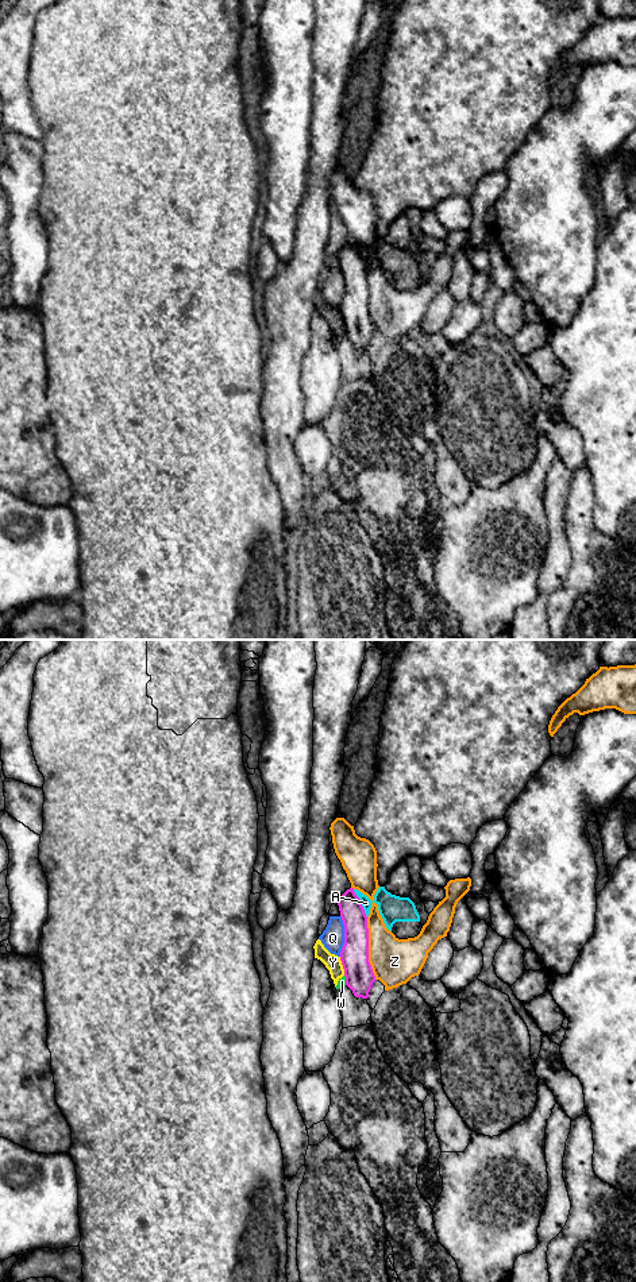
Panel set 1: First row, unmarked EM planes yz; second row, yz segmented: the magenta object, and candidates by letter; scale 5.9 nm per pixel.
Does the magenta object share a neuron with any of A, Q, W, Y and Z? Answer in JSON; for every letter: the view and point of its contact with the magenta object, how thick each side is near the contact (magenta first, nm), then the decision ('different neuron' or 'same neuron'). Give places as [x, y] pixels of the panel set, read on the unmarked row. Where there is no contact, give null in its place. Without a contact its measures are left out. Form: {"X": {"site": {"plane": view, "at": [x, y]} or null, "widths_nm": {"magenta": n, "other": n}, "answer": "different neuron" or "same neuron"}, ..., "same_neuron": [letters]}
{"A": {"site": {"plane": "yz", "at": [359, 255]}, "widths_nm": {"magenta": 140, "other": 60}, "answer": "different neuron"}, "Q": {"site": {"plane": "yz", "at": [345, 289]}, "widths_nm": {"magenta": 170, "other": 140}, "answer": "different neuron"}, "W": {"site": {"plane": "yz", "at": [346, 332]}, "widths_nm": {"magenta": 170, "other": 50}, "answer": "different neuron"}, "Y": {"site": {"plane": "yz", "at": [343, 319]}, "widths_nm": {"magenta": 170, "other": 100}, "answer": "different neuron"}, "Z": {"site": {"plane": "yz", "at": [367, 300]}, "widths_nm": {"magenta": 170, "other": 280}, "answer": "different neuron"}, "same_neuron": []}

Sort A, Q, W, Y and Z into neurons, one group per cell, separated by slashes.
A / Q / W Y / Z

